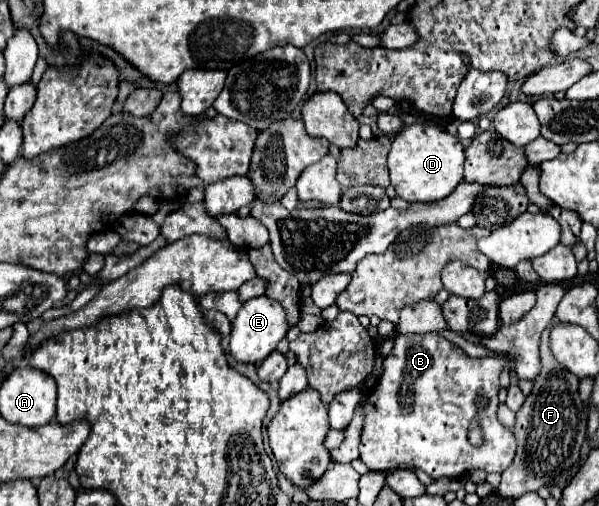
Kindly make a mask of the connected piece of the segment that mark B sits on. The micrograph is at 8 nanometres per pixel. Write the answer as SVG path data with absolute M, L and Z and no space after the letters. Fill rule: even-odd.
M440 333L424 335L398 335L392 353L384 359L382 375L376 389L366 397L364 403L364 429L360 441L360 459L372 471L394 471L400 465L412 465L412 469L422 469L430 477L462 477L472 469L482 469L486 473L502 473L516 455L514 433L500 425L496 419L498 409L498 377L502 371L502 359L498 357L470 357L450 339ZM476 397L488 397L488 407L484 411L476 409ZM472 419L482 423L484 445L474 447L468 443L466 431Z

